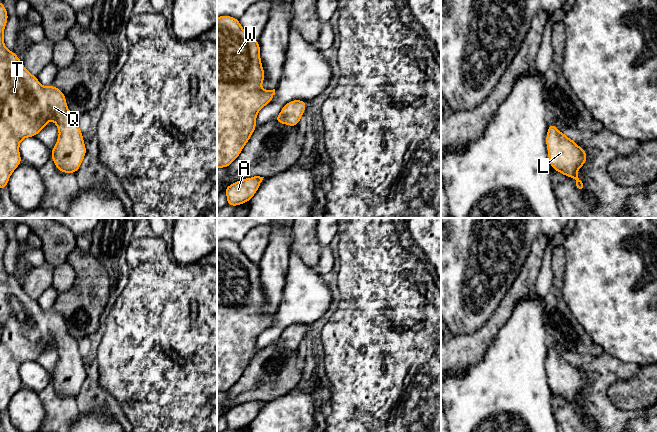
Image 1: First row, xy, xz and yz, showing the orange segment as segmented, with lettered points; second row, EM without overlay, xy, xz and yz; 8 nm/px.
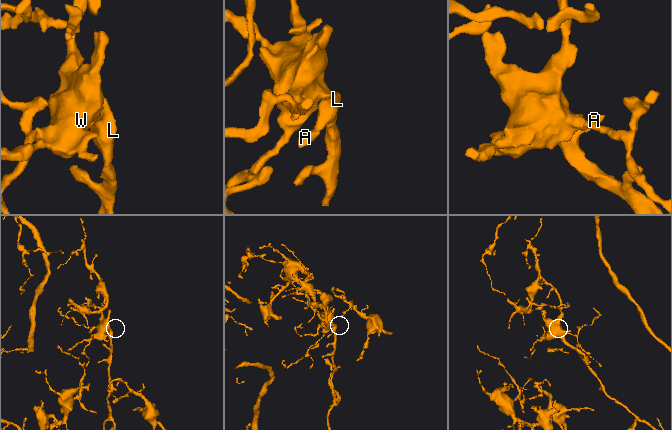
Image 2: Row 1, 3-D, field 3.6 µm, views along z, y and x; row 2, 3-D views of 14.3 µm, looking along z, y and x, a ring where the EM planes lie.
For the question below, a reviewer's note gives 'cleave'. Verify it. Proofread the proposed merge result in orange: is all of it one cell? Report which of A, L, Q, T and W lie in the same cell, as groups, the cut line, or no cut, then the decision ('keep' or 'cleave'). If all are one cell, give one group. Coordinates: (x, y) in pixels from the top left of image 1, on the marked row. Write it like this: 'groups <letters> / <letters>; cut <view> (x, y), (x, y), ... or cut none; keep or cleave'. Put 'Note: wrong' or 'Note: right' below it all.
groups A L Q T W; cut none; keep
Note: wrong

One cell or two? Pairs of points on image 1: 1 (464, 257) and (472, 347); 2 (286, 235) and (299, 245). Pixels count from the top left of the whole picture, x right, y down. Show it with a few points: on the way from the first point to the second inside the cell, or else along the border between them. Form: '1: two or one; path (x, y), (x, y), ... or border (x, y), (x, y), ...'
1: two; border (489, 317), (479, 328), (472, 332), (452, 337)
2: two; border (291, 229), (293, 237)

